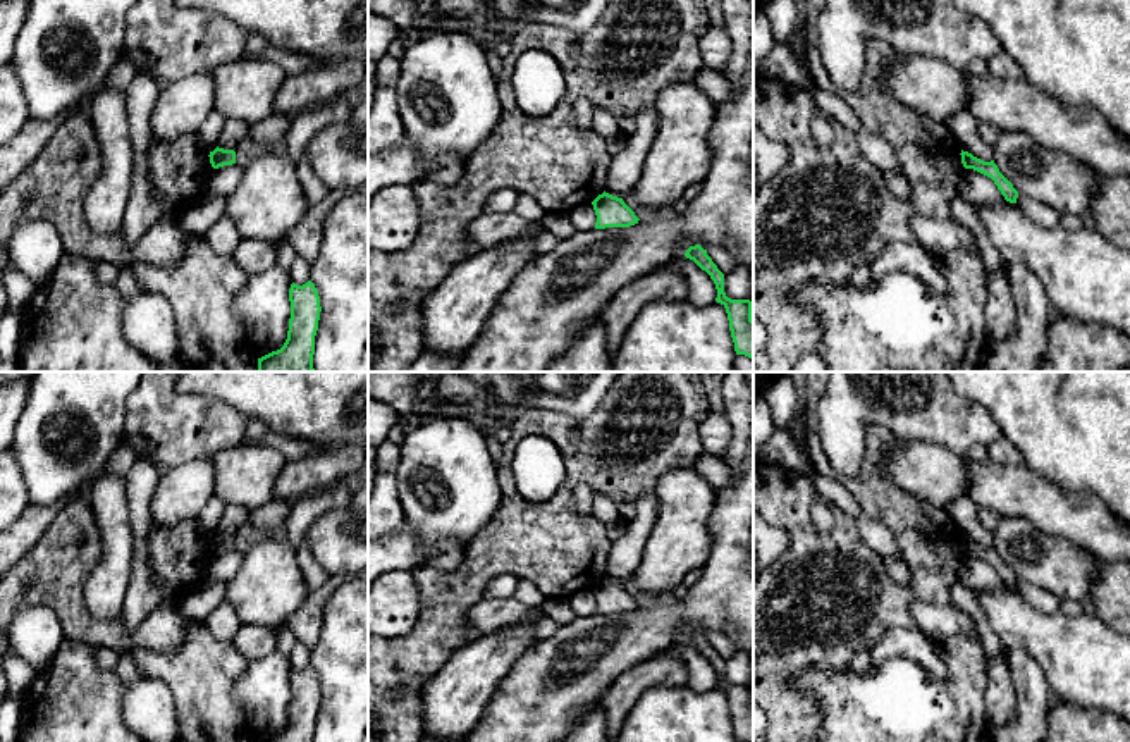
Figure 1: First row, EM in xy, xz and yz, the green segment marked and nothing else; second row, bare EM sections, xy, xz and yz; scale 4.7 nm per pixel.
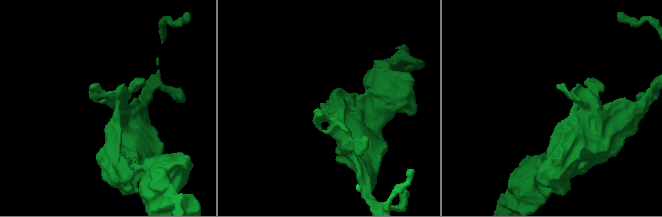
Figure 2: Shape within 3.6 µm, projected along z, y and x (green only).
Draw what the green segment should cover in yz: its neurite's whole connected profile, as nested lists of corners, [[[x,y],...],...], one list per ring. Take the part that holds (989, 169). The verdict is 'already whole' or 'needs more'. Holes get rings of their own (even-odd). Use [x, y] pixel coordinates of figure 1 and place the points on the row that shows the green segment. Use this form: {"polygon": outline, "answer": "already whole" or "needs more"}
{"polygon": [[[961,150],[961,164],[965,169],[973,169],[987,177],[991,177],[994,181],[994,184],[998,186],[998,189],[1001,191],[1001,195],[1004,196],[1006,201],[1010,203],[1016,203],[1018,198],[1018,191],[1013,188],[1013,184],[999,172],[998,165],[994,164],[994,160],[991,162],[984,162],[977,157],[973,157],[968,151]]], "answer": "already whole"}

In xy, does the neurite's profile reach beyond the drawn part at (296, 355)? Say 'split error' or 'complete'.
complete

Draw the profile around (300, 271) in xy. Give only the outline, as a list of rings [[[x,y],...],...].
[[[298,255],[289,269],[289,275],[294,284],[303,286],[311,281],[311,265],[306,262],[306,258]]]

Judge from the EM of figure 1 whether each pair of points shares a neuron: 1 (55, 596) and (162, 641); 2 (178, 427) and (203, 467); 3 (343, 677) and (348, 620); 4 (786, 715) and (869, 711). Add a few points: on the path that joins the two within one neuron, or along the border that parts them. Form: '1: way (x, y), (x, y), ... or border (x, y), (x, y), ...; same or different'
1: way (81, 622), (95, 632), (136, 639); same
2: border (210, 455), (165, 469); different
3: way (348, 663), (348, 634); same
4: border (816, 703), (821, 711), (821, 723); different

